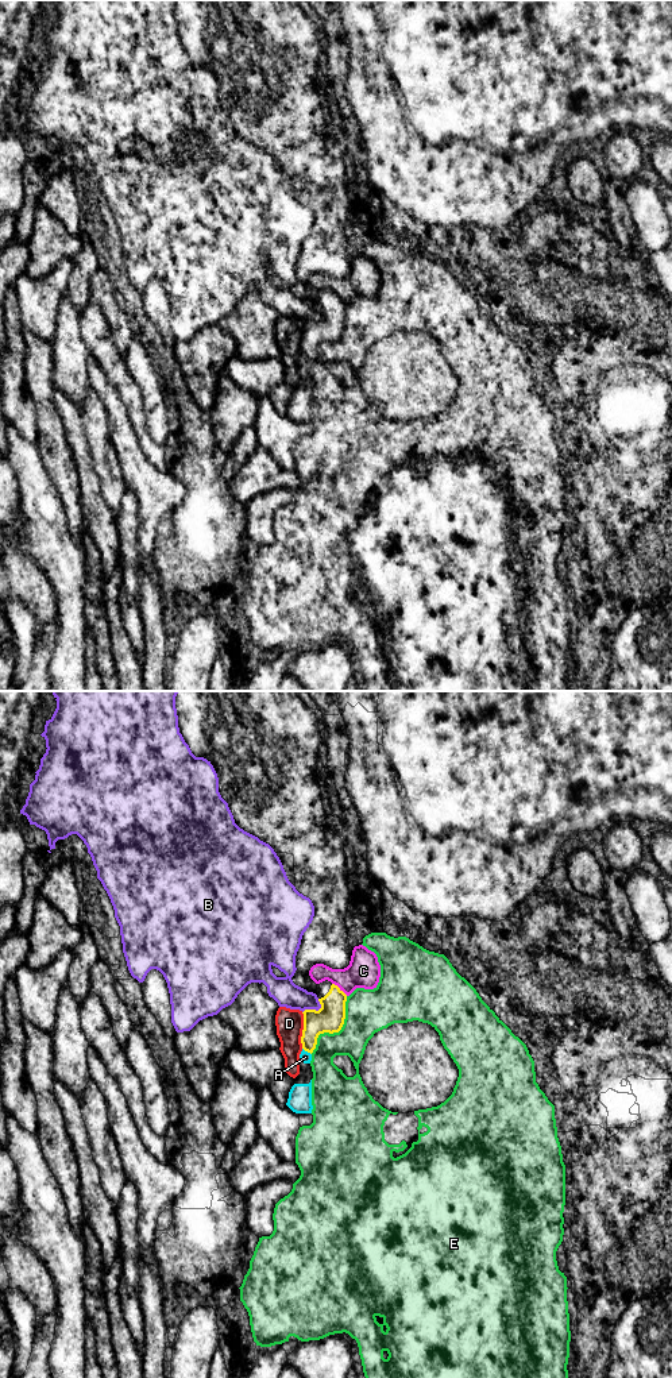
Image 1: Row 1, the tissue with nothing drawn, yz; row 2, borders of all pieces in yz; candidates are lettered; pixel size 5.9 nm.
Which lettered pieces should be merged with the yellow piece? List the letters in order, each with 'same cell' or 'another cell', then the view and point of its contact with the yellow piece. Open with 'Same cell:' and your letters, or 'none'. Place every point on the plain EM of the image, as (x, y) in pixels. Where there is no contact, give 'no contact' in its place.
Same cell: none
A: another cell; meets yellow in yz at (306, 359)
B: another cell; meets yellow in yz at (315, 319)
C: another cell; meets yellow in yz at (339, 297)
D: another cell; meets yellow in yz at (302, 339)
E: another cell; meets yellow in yz at (336, 340)

